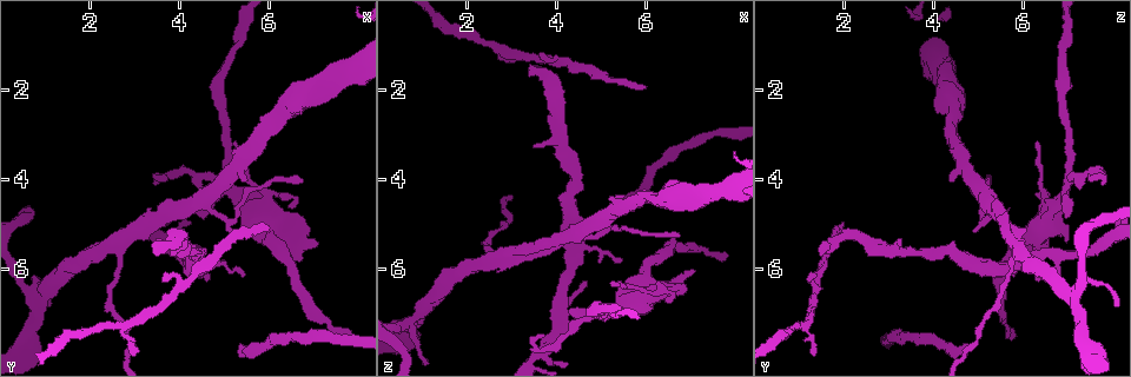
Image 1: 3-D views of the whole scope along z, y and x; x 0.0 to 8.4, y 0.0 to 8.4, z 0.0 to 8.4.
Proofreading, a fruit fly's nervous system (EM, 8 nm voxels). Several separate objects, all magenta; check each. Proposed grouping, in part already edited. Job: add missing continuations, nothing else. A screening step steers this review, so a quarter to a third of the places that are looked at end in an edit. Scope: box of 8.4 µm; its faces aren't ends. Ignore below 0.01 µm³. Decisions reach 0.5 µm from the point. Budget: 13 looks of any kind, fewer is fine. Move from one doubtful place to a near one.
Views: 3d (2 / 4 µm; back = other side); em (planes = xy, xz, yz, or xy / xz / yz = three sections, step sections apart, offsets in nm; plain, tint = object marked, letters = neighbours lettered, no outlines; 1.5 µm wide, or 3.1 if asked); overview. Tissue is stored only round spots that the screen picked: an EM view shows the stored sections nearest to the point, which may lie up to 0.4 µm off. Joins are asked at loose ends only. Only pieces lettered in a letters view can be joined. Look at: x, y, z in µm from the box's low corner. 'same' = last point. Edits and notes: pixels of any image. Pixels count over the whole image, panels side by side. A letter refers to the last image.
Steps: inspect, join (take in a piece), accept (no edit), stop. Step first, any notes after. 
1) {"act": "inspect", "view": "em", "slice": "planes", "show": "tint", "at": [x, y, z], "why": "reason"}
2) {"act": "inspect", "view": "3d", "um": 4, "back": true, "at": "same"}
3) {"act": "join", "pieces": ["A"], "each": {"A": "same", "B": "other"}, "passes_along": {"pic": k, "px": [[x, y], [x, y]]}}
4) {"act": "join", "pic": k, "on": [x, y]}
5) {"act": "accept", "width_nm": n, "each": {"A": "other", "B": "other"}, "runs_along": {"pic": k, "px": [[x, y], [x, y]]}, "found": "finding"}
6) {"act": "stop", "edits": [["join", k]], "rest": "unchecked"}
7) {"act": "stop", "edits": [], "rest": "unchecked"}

{"act": "inspect", "view": "em", "slice": "xz", "step": 8, "show": "letters", "at": [5.95, 5.05, 2.00], "why": "tapers out"}

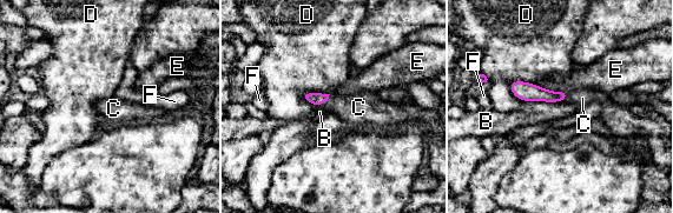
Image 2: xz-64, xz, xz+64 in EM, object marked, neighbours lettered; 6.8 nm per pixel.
{"act": "join", "pieces": ["C"], "width_nm": 90, "each": {"B": "other", "C": "same", "D": "other", "E": "other", "F": "other"}, "passes_along": {"pic": 2, "px": [[314, 98], [325, 100], [358, 107]]}, "found": "the neuron continues"}

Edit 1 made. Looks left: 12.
{"act": "inspect", "view": "em", "slice": "xz", "step": 4, "show": "tint", "at": [7.70, 7.50, 5.80], "why": "end of a long branch"}

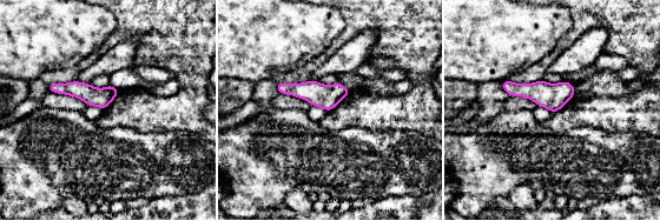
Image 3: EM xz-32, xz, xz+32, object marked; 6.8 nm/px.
{"act": "inspect", "view": "em", "slice": "planes", "show": "letters", "at": "same"}

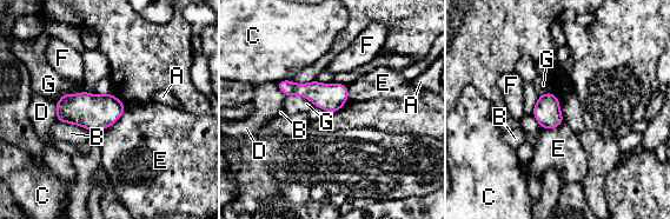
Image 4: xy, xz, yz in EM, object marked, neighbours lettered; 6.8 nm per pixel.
{"act": "accept", "each": {"A": "other", "B": "other", "C": "other", "D": "other", "E": "other", "F": "other", "G": "other"}, "border": {"pic": 4, "px": [[125, 106], [124, 113], [106, 130]]}, "found": "no lettered piece goes on from it"}

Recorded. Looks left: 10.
{"act": "inspect", "view": "em", "slice": "xz", "step": 4, "show": "letters", "at": [3.75, 3.85, 7.45]}

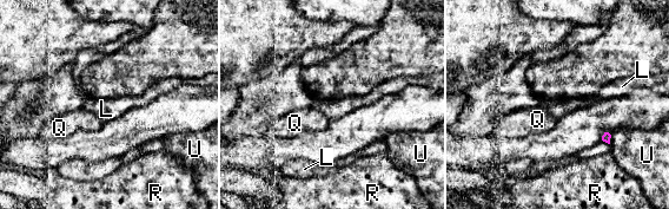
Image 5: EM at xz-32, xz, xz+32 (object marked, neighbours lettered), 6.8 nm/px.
{"act": "inspect", "view": "em", "slice": "planes", "show": "letters", "at": "same", "why": "cut it another way"}

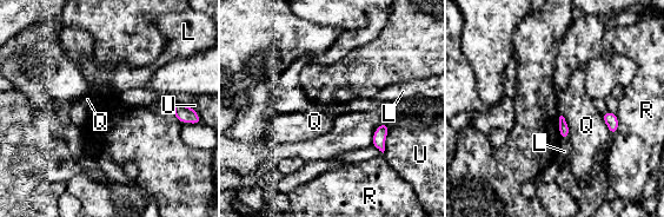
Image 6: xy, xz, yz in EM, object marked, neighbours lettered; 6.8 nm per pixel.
{"act": "accept", "each": {"L": "other", "Q": "other", "R": "other", "U": "other"}, "border": {"pic": 6, "px": [[560, 114], [568, 125], [568, 139]]}, "found": "none of them fits"}

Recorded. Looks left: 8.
{"act": "inspect", "view": "em", "slice": "planes", "show": "letters", "at": [4.65, 6.15, 6.25], "why": "free end"}

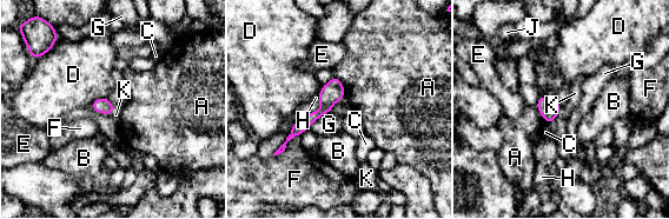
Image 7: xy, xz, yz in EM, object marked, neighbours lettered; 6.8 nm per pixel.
{"act": "accept", "width_nm": 80, "longest_contact_nm": ["G", 190], "each": {"A": "other", "B": "other", "C": "other", "D": "other", "E": "other", "F": "other", "G": "other", "H": "other", "J": "other", "K": "other"}, "found": "none of them fits"}

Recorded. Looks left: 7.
{"act": "stop", "edits": [["join", 2]], "rest": "unchecked"}

